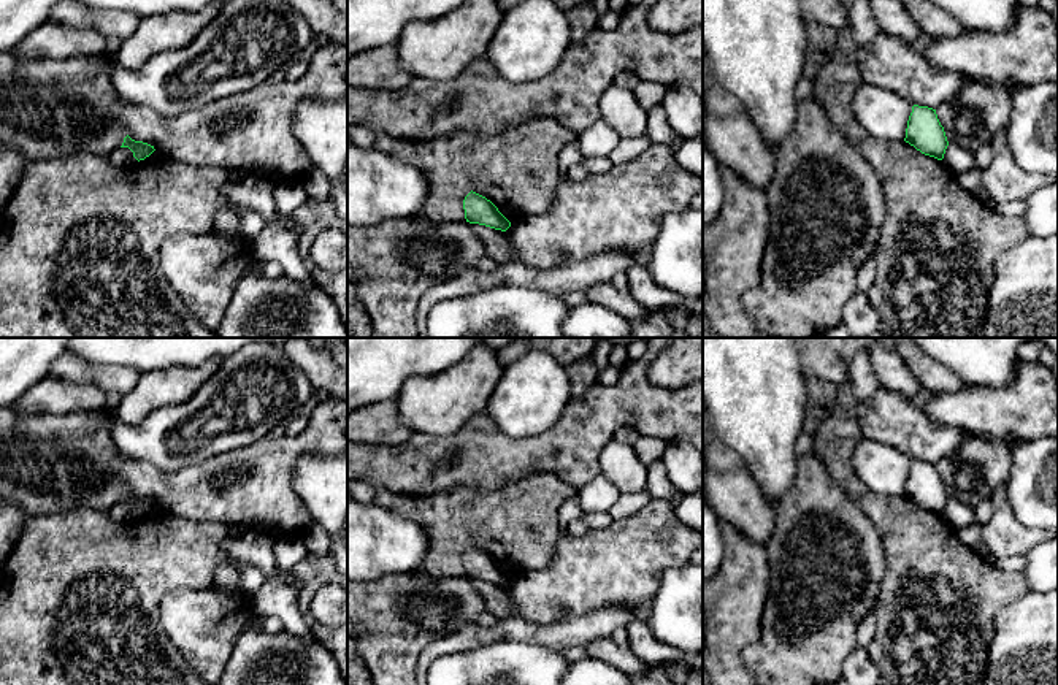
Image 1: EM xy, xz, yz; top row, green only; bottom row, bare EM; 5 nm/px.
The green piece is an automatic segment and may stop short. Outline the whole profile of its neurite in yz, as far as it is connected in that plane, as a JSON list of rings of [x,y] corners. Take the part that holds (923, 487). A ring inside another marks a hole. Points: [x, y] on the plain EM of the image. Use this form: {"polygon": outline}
{"polygon": [[[914,460],[907,476],[904,496],[922,509],[942,515],[949,496],[936,465]]]}

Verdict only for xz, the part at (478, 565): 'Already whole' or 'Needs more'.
Already whole

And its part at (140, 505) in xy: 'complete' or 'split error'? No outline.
complete

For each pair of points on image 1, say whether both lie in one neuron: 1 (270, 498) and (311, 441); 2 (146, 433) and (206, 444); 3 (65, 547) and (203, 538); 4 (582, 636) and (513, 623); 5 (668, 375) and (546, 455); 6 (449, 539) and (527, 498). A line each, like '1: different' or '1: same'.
1: same
2: same
3: same
4: same
5: different
6: same

